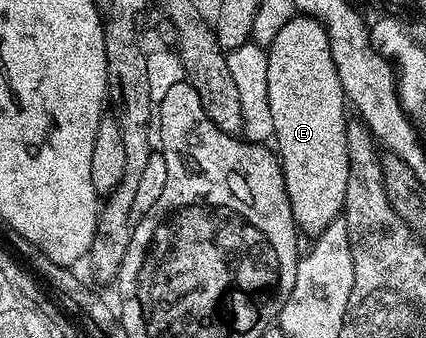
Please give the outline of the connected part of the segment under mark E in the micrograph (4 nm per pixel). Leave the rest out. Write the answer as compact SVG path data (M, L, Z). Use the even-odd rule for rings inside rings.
M293 16L287 21L285 28L281 28L281 32L277 32L277 36L273 36L270 46L266 47L266 52L267 67L269 68L269 112L273 116L273 132L275 133L273 142L277 147L279 160L283 164L285 188L289 192L289 204L293 208L296 227L304 235L307 233L311 234L310 236L318 236L325 232L325 228L329 228L329 224L333 224L335 218L342 215L345 204L345 187L349 184L349 148L345 148L345 132L349 121L346 110L349 110L349 106L343 97L341 76L337 76L337 64L333 64L333 52L329 52L329 36L325 32L325 28L315 18Z

